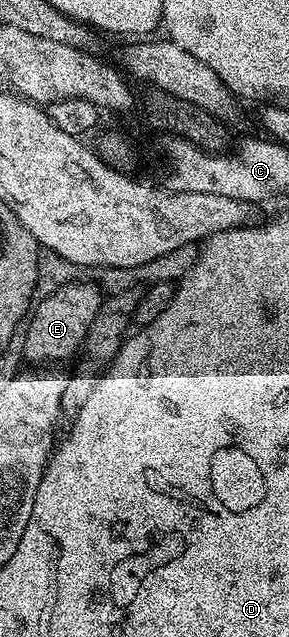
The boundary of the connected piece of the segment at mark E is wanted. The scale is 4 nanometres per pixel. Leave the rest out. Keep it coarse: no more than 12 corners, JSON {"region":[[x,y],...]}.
{"region":[[72,280],[36,302],[23,357],[41,367],[84,346],[102,286]]}

